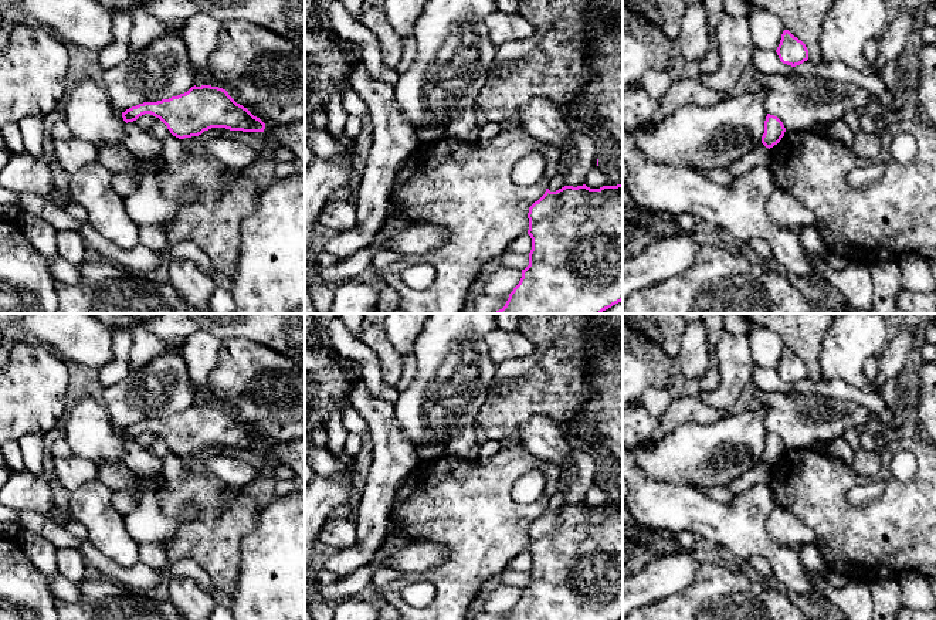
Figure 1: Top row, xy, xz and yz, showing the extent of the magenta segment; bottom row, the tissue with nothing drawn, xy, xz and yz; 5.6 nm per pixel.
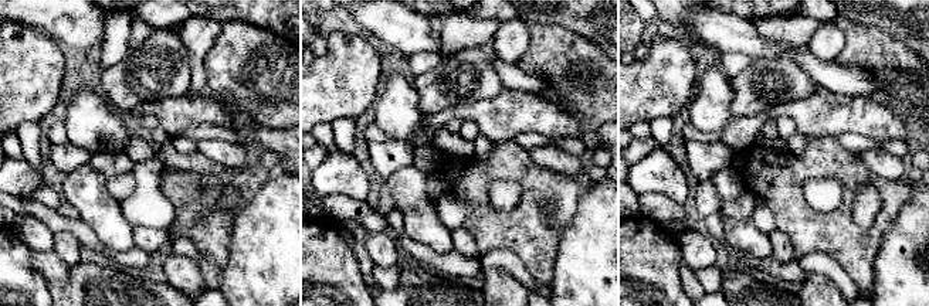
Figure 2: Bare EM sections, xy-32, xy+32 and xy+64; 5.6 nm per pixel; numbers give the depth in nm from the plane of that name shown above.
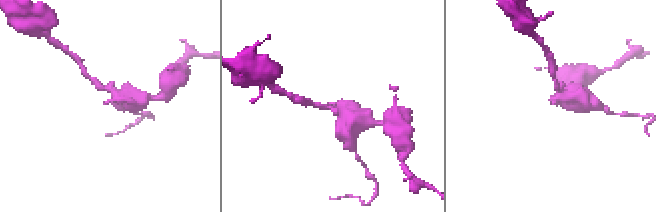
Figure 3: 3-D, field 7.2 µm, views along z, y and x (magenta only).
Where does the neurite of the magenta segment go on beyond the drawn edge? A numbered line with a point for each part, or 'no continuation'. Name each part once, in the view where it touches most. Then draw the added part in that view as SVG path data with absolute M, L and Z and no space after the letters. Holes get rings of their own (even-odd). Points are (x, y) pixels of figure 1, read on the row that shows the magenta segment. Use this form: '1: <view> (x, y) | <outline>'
no continuation

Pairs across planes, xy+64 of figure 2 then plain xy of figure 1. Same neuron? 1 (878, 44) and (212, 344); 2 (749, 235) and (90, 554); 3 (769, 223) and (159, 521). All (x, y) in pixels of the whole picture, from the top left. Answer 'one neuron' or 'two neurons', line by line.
1: two neurons
2: two neurons
3: one neuron

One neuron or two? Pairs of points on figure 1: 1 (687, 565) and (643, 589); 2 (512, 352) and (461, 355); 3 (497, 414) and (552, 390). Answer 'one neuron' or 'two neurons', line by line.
1: one neuron
2: two neurons
3: one neuron

